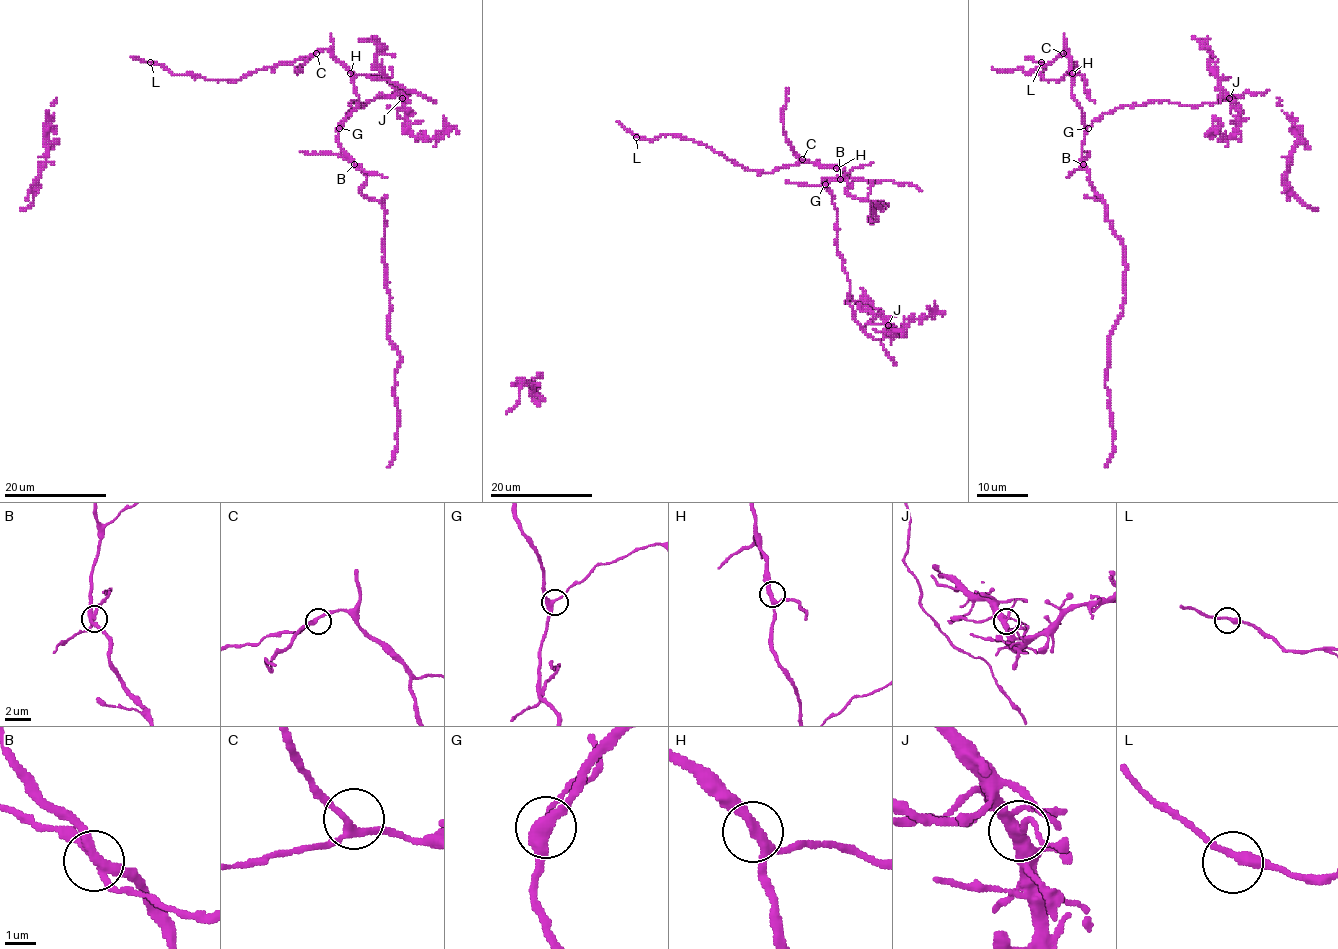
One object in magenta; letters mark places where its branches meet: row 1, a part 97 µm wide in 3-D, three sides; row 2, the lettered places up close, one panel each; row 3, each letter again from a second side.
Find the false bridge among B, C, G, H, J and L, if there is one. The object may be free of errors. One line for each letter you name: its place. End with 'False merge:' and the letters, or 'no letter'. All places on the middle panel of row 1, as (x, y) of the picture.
B: (840, 179)
False merge: B

